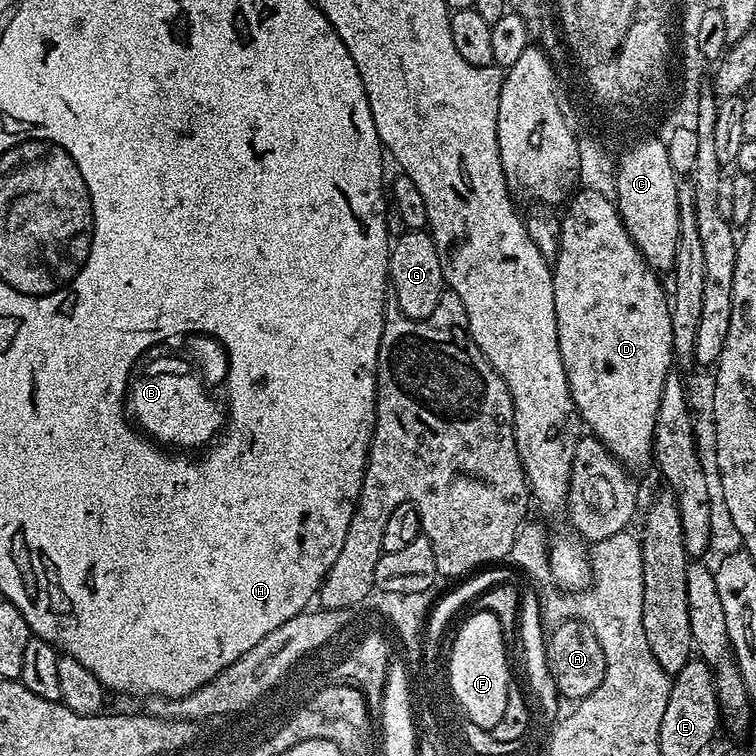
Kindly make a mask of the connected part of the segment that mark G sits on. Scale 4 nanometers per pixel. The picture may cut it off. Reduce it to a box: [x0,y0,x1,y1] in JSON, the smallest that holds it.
[388,230,446,320]

